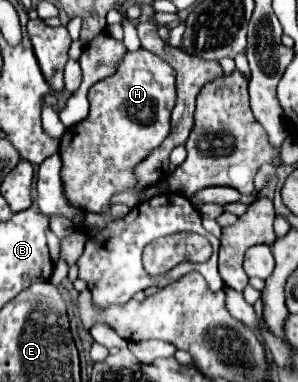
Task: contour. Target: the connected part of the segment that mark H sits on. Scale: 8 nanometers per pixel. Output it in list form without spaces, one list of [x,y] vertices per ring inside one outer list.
[[[140,48],[138,52],[126,52],[116,74],[106,80],[100,80],[90,88],[88,118],[82,120],[78,126],[68,128],[60,140],[64,196],[72,206],[86,212],[106,212],[110,206],[110,198],[116,192],[122,192],[136,184],[132,174],[134,166],[142,162],[154,148],[158,148],[170,132],[170,112],[176,102],[174,76],[176,72],[170,64]]]

